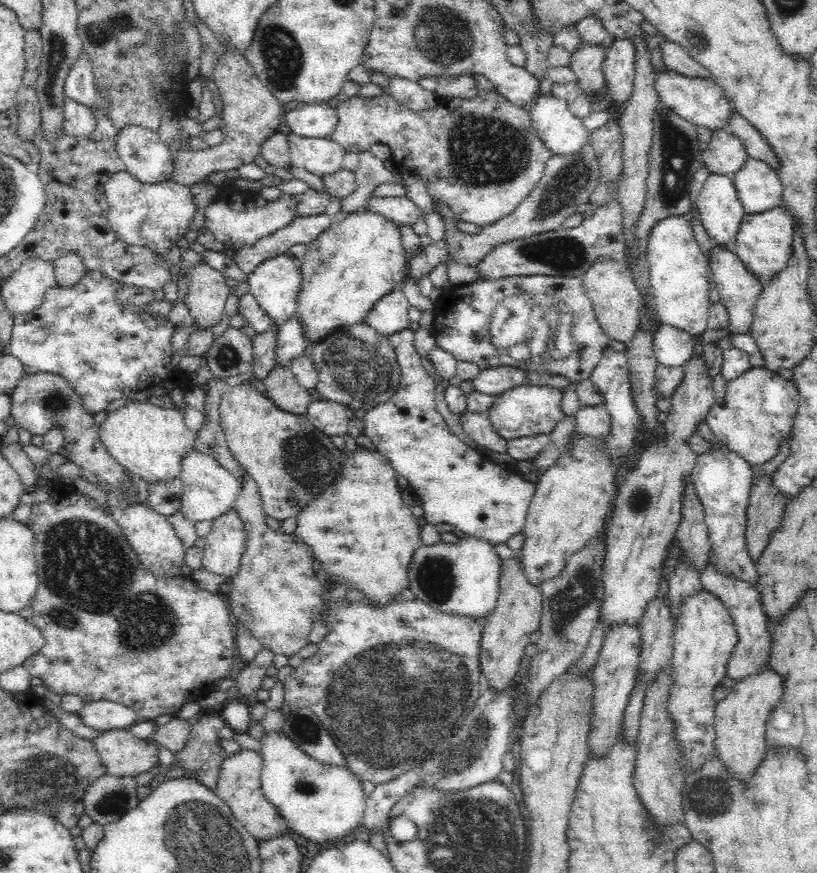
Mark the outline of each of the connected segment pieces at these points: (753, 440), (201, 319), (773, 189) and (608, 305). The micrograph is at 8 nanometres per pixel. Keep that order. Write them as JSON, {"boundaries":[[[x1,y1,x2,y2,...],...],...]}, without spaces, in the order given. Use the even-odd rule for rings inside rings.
{"boundaries":[[[752,368,727,384,725,404,714,404,705,423,721,444,755,467,770,462,778,454,780,442,790,438,797,407,797,388,787,375]],[[200,263,190,267,190,282,185,305,200,330,212,330,226,315,226,301,232,289,226,285,224,274,210,265]],[[748,157,732,179,746,215,760,214,780,206,782,183,768,163]],[[598,258,596,264,583,274,583,289,590,299,594,316,608,340,628,345,640,329,640,290,626,262]]]}

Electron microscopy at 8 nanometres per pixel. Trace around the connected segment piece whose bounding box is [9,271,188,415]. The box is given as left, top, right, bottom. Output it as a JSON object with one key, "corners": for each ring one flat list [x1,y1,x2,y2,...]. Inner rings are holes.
{"corners":[[87,271,87,273,80,279,80,282,76,283,76,286,72,287,52,287,50,290,46,291,46,296,44,296,44,302,40,304,36,310,32,313,22,314,22,316,16,316,13,318,13,330,11,336,11,344,9,348,11,349,11,354,22,364,22,369,24,370,24,375,32,375,37,373,50,373,54,375,59,375,62,378,66,378,68,383,72,385,74,391,78,396,81,397,81,405,85,407,85,410,90,414,95,415,101,411,108,408,111,402,120,399,132,399,135,402,146,402,148,396,162,396,166,395,168,390,172,388,182,388,183,392,188,392,188,388,184,388,182,384,186,382,186,376,180,372,180,370,170,370,170,356,173,356,172,350,170,350,170,336,172,336,172,328,166,324,166,322,152,322,150,316,146,312,138,312,140,304,144,306,144,302,152,300,152,292,149,288,142,287,134,288,134,285,124,285,120,284,120,281,112,282,112,278,108,278,107,275,101,272],[124,298,130,298,130,308,120,312,118,310,118,304,120,300]]}

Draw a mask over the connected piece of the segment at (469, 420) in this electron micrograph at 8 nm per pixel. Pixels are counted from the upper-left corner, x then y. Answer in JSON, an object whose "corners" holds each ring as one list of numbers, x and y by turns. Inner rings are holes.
{"corners":[[468,412,459,418,462,427,468,437,476,441,484,449,490,449,497,453,507,452,508,439,496,433,492,428,492,421,485,414]]}

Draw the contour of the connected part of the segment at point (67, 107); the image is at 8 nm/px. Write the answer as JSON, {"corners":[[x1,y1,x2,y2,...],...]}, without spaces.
{"corners":[[66,97,64,104,64,127,66,135,76,139,88,139,97,130,96,113,91,109,76,104]]}

